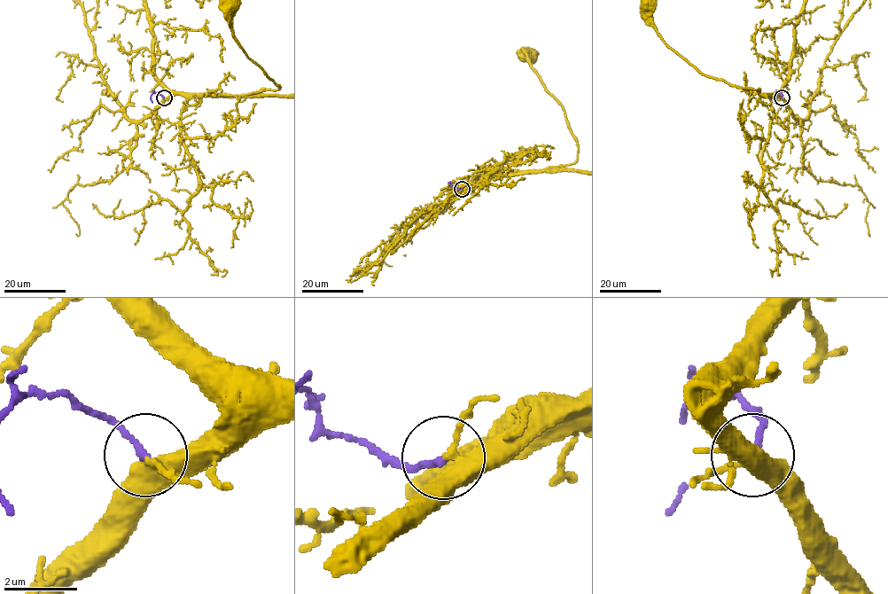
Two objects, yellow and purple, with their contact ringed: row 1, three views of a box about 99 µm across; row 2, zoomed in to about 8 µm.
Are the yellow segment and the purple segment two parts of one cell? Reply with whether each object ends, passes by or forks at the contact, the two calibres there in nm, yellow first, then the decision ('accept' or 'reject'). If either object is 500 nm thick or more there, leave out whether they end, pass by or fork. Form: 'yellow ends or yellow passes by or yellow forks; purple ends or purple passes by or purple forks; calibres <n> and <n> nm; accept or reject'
yellow forks; purple ends; calibres 260 and 180 nm; accept

